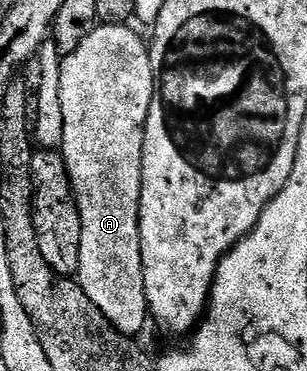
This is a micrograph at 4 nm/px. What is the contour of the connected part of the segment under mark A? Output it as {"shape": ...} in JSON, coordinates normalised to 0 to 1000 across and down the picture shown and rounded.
{"shape":[[[326,62],[309,70],[303,94],[251,127],[251,137],[215,146],[195,162],[199,181],[199,310],[212,310],[212,364],[199,410],[205,437],[218,442],[218,466],[231,474],[231,512],[244,518],[244,544],[264,580],[264,687],[257,690],[257,733],[251,755],[257,771],[316,817],[329,849],[355,860],[355,871],[384,898],[404,898],[410,908],[440,914],[453,895],[485,868],[485,836],[479,830],[479,798],[472,795],[472,763],[466,760],[466,712],[459,709],[459,655],[453,652],[453,528],[466,501],[466,377],[472,375],[472,342],[492,272],[505,264],[511,226],[511,189],[505,167],[492,159],[492,137],[482,113],[466,113],[446,92],[427,81],[430,70],[414,62]]]}

